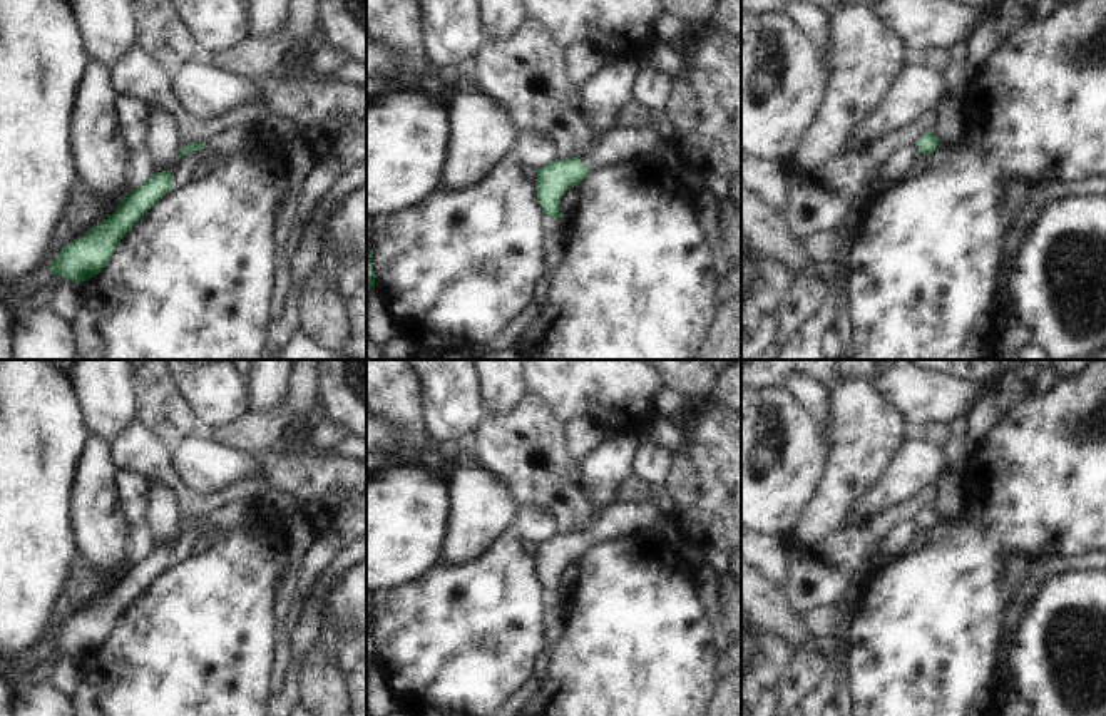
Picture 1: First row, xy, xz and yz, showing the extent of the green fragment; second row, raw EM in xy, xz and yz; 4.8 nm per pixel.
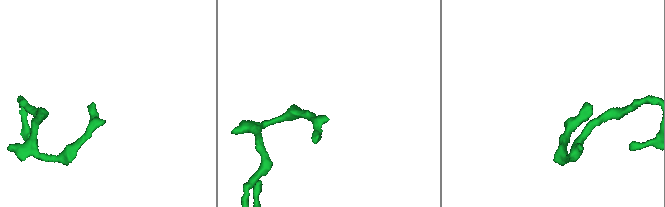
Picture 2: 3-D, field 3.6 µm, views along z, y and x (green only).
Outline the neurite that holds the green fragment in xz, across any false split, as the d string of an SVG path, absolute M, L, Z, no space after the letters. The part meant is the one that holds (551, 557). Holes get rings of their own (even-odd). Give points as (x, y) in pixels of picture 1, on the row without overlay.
M653 500L612 502L584 530L567 535L556 534L540 542L535 550L535 572L542 589L562 596L559 575L567 564L577 560L594 544L648 530L656 515Z

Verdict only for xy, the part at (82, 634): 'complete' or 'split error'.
complete

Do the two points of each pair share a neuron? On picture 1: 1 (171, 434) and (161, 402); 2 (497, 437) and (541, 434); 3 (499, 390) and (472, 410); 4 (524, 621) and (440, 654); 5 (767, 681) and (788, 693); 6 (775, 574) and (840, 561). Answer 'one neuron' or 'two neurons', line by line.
1: one neuron
2: one neuron
3: two neurons
4: one neuron
5: two neurons
6: two neurons

